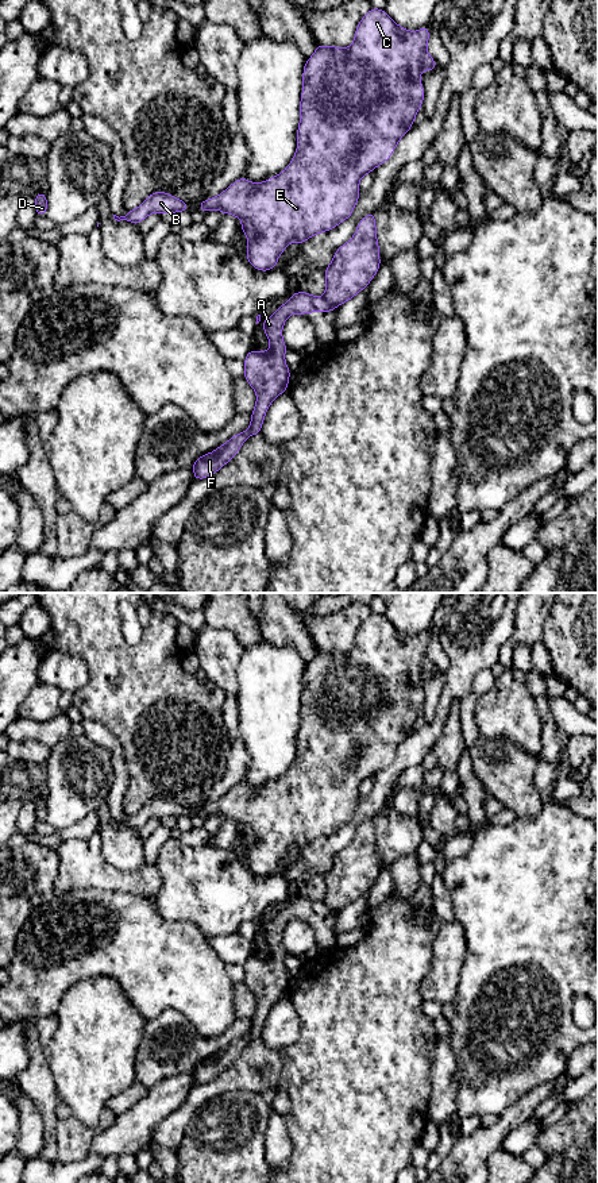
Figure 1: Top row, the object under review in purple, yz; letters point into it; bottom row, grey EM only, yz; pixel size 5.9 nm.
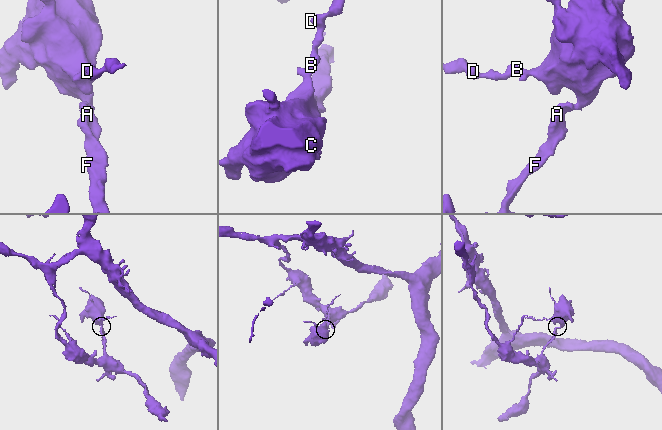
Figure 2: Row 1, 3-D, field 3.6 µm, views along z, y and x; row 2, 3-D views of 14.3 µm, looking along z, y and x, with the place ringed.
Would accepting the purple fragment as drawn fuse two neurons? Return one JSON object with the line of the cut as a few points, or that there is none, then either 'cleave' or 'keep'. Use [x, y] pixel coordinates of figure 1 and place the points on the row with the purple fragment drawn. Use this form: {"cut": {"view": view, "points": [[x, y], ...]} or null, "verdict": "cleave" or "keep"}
{"cut": {"view": "yz", "points": [[321, 297], [332, 307]]}, "verdict": "cleave"}

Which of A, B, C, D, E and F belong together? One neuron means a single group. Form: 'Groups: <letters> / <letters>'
Groups: A F / B C D E

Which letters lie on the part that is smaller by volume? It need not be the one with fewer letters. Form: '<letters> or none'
B, C, D, E

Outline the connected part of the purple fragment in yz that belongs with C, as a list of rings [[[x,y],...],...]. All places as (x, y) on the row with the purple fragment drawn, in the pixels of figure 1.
[[[371,7],[358,23],[348,49],[317,43],[302,72],[297,150],[286,169],[265,182],[250,182],[242,176],[219,196],[198,201],[204,215],[209,209],[219,209],[221,215],[229,213],[242,220],[242,232],[248,239],[246,258],[254,269],[275,269],[278,257],[289,243],[297,242],[301,246],[313,235],[336,228],[352,215],[360,196],[360,178],[391,157],[423,107],[424,86],[420,73],[424,69],[433,72],[439,66],[427,51],[429,35],[429,26],[410,32],[396,24],[385,9]]]

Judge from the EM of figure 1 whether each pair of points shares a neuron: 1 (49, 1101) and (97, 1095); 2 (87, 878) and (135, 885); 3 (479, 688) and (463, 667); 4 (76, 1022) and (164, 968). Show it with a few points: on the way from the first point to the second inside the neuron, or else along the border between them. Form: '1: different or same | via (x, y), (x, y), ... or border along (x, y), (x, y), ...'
1: different | border along (49, 1068), (56, 1094), (60, 1098)
2: same | via (99, 878), (123, 882)
3: different | border along (489, 669), (482, 669), (475, 675), (470, 692)
4: different | border along (95, 978), (112, 978), (130, 1004), (143, 1017)

